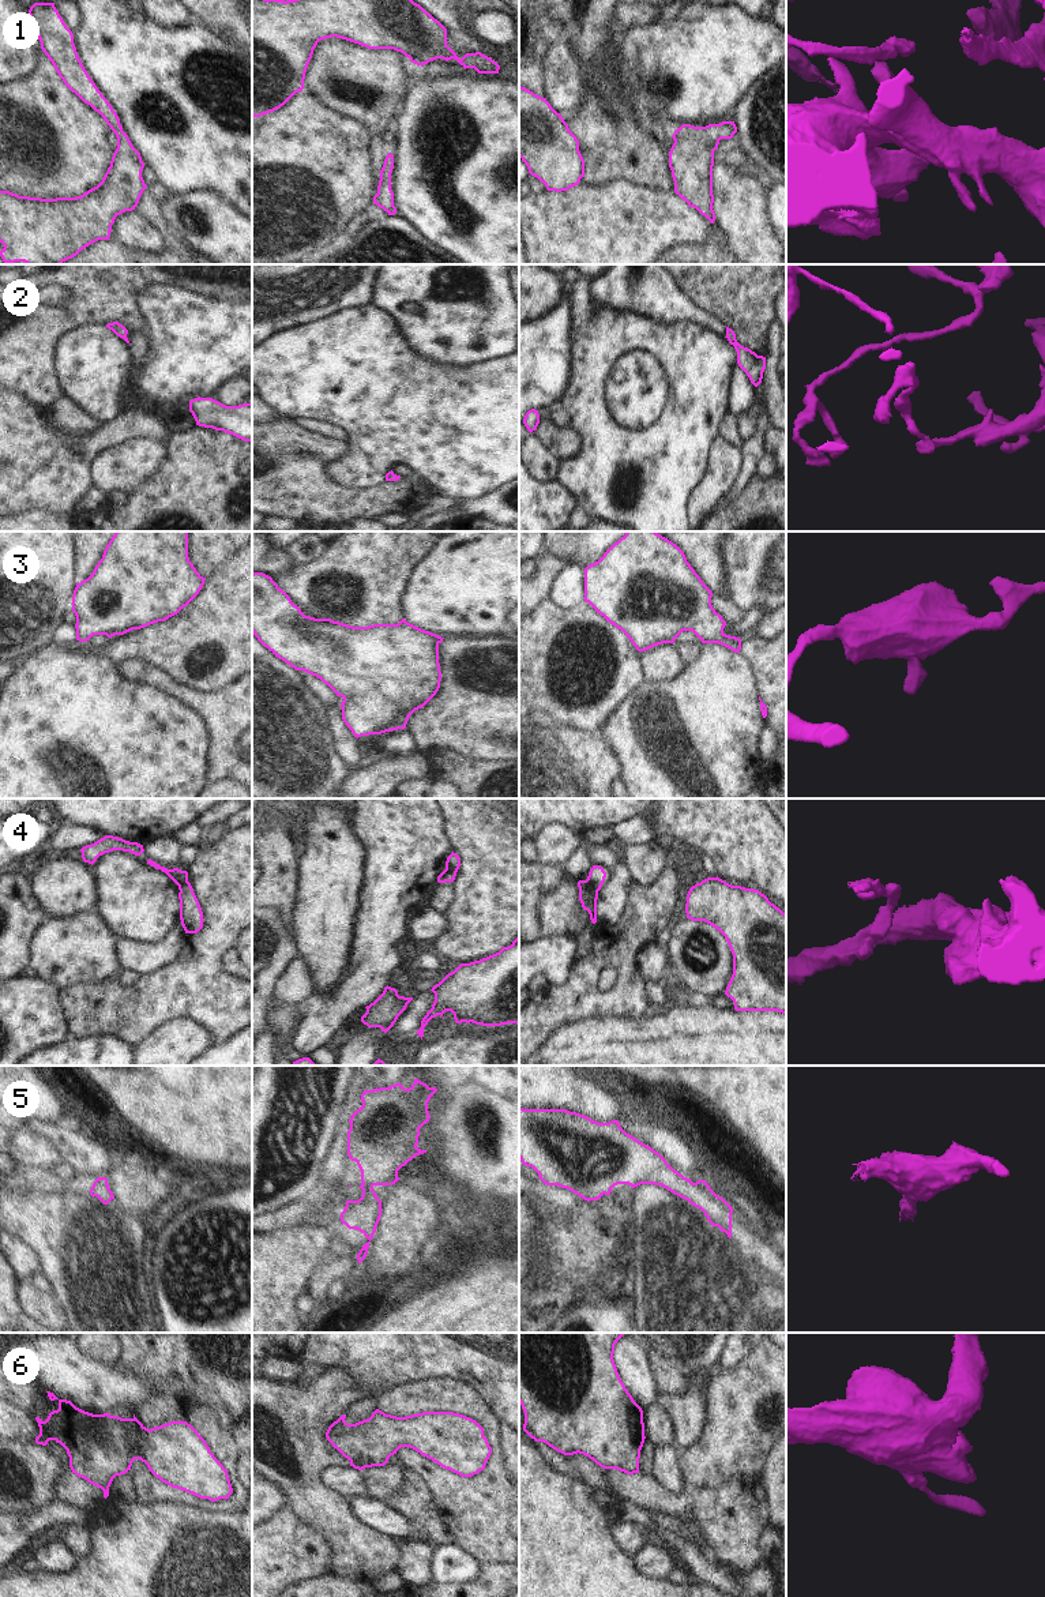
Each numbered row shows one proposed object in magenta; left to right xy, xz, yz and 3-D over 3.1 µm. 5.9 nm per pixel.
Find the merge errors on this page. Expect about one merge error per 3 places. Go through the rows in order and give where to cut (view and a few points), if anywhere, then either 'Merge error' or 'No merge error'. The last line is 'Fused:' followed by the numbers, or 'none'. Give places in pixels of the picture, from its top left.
1: No split. No merge error
2: No split. No merge error
3: No split. No merge error
4: Split along yz (585, 880), (597, 891). Merge error
5: No split. No merge error
6: No split. No merge error
Fused: 4

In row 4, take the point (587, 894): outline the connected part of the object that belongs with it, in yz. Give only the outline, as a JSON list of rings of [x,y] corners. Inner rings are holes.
[[[579,880],[578,887],[582,908],[589,912],[591,922],[595,924],[598,891],[586,880]]]

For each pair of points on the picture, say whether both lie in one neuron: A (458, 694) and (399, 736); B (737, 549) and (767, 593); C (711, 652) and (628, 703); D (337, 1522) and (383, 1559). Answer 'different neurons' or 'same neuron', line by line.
A: different neurons
B: same neuron
C: same neuron
D: same neuron

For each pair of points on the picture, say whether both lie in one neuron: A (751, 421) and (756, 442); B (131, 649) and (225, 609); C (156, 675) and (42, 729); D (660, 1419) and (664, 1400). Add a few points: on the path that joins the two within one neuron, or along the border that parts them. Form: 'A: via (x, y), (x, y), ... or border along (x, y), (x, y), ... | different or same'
A: border along (760, 402), (762, 412), (758, 429), (744, 440) | different
B: via (154, 645), (190, 645), (202, 632) | same
C: border along (117, 665), (128, 680), (153, 686), (168, 695) | different
D: border along (657, 1402), (668, 1413), (675, 1438) | different

